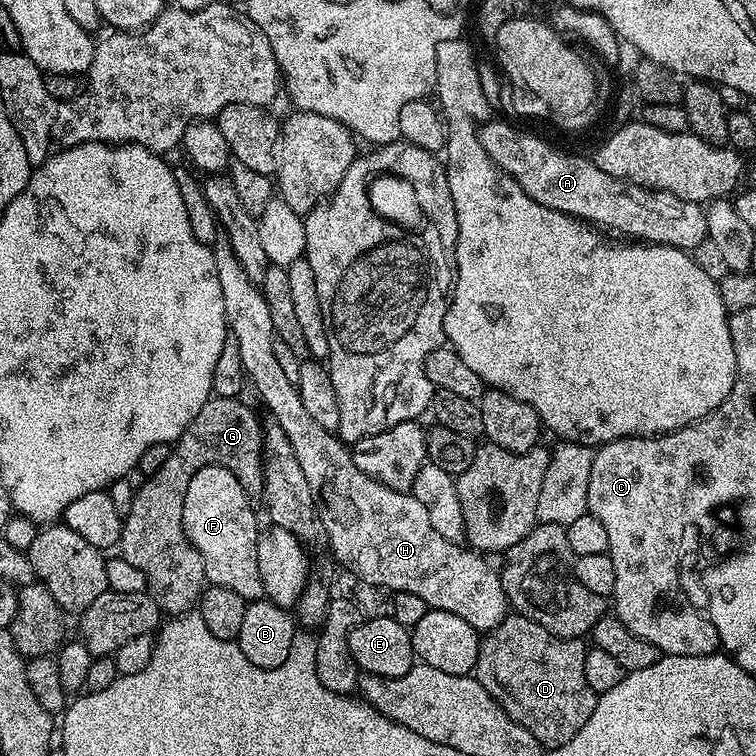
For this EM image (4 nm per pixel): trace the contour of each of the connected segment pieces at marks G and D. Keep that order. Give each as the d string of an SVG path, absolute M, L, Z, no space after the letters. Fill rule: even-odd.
M212 396L198 410L194 422L186 426L186 430L177 438L172 445L170 458L162 465L162 470L158 470L153 476L147 477L143 481L144 485L135 489L133 506L128 517L124 518L124 525L120 531L120 543L118 545L119 555L130 566L142 570L146 578L148 587L146 589L152 601L160 607L164 614L183 614L197 607L200 593L206 587L204 579L204 563L202 554L186 538L186 530L182 526L182 502L186 502L186 486L190 486L190 478L202 470L202 466L222 466L234 474L242 482L246 490L248 499L256 502L264 494L264 460L263 460L263 433L262 422L256 418L255 414L243 404L243 399L231 396L222 398Z
M509 614L481 639L474 675L518 726L526 726L545 749L557 748L586 726L598 699L586 682L584 643L580 638L564 640L530 618Z

